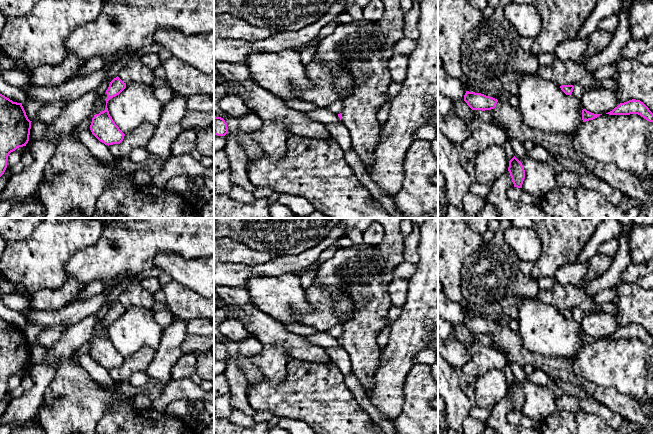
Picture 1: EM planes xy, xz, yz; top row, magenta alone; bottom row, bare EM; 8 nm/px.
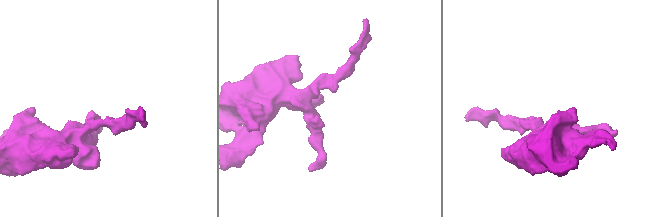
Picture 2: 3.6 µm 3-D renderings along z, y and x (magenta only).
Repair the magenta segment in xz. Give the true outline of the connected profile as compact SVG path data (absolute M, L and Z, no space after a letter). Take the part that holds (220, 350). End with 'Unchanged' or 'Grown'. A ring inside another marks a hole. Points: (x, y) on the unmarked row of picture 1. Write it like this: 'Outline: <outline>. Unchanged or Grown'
Outline: M214 340L214 359L225 360L228 357L228 351L225 344Z. Unchanged

